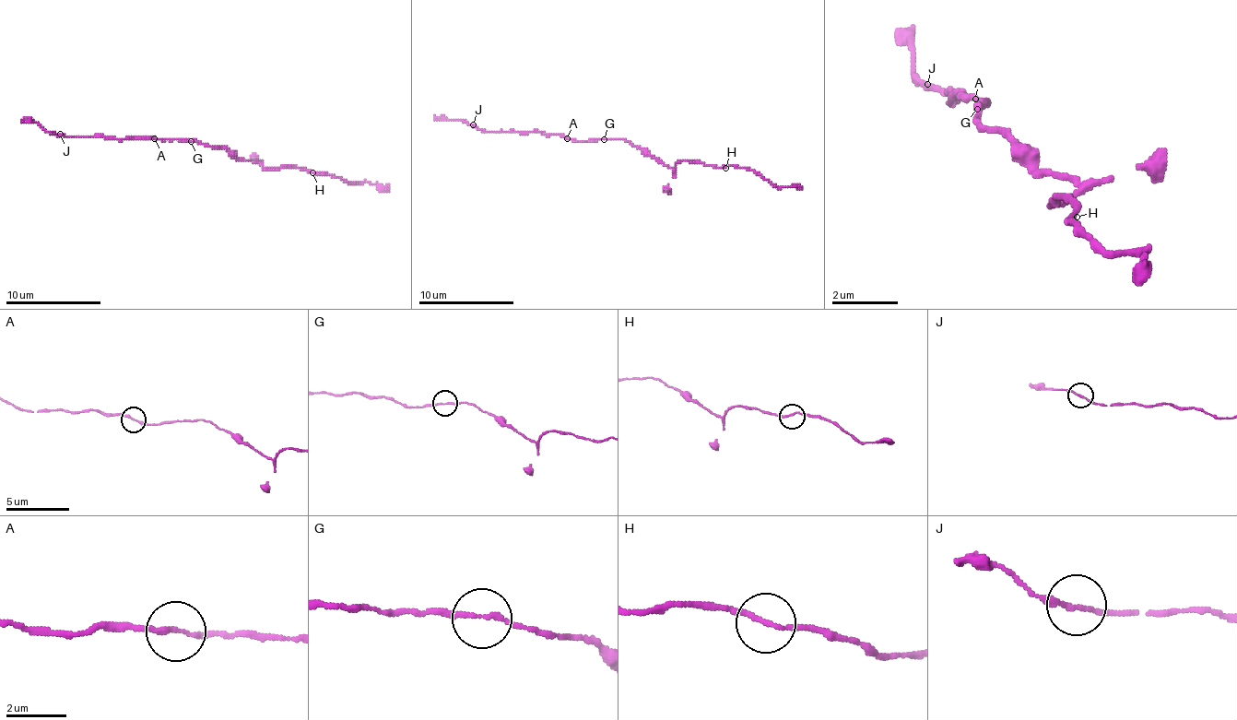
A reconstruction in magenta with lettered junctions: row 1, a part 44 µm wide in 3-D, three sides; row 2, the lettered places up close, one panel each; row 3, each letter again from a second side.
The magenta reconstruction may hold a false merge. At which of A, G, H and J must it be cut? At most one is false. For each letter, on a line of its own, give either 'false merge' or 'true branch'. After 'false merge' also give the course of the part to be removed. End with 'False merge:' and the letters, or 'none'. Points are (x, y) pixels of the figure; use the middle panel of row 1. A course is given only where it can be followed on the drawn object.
A: true branch
G: true branch
H: true branch
J: true branch
False merge: none

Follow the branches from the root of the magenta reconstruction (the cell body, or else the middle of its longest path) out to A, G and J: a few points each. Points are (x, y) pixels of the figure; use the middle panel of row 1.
A: (628, 141), (568, 139)
G: (628, 141), (604, 139)
J: (628, 141), (623, 139), (572, 141), (559, 134), (542, 132), (482, 132), (473, 124)

